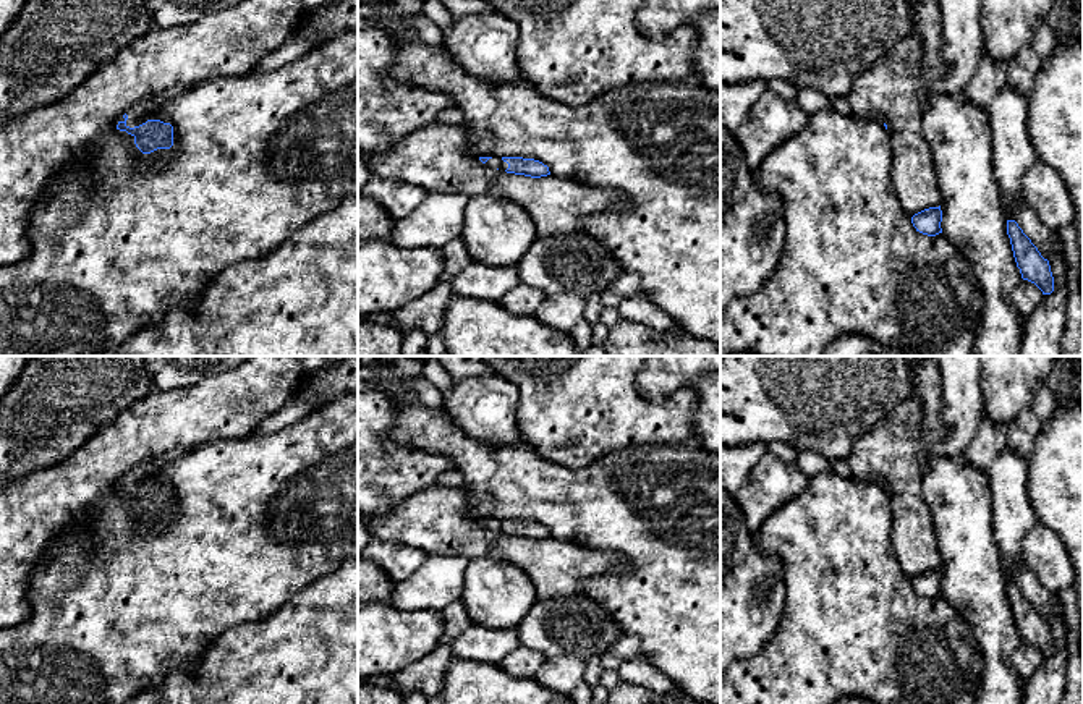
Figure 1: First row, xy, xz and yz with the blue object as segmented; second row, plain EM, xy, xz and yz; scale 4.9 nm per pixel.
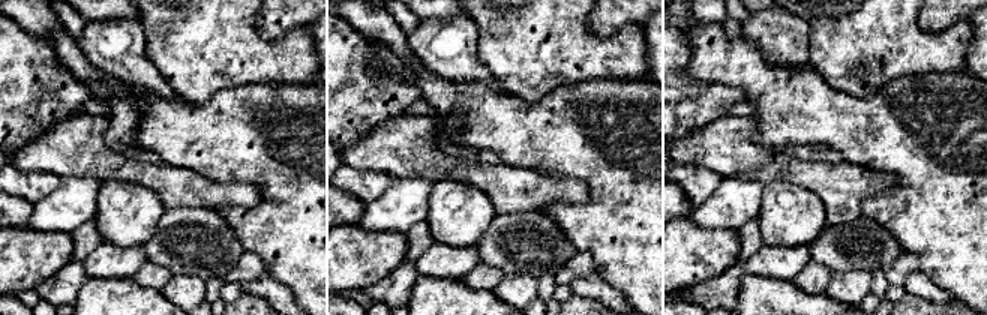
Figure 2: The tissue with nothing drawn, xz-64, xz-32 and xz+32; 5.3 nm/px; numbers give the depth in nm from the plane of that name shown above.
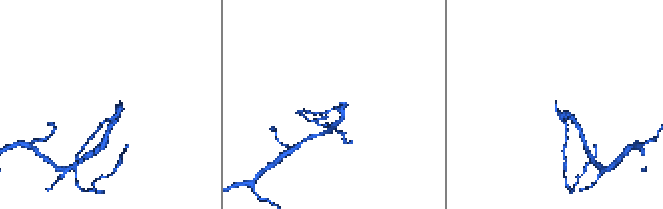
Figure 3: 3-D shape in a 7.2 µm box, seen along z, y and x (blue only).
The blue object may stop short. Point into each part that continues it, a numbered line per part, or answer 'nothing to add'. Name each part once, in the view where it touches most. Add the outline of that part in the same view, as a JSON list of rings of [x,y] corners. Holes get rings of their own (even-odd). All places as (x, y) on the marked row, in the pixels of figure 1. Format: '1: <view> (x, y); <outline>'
1: xy (148, 109); [[[173,87],[162,91],[151,99],[141,100],[139,104],[126,110],[126,126],[134,128],[146,123],[147,120],[154,120],[154,117],[164,108],[164,105],[168,100],[178,97],[181,92],[181,89]]]

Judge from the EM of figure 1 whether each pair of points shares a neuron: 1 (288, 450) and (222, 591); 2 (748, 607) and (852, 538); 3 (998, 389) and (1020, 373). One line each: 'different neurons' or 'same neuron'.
1: same neuron
2: different neurons
3: same neuron

